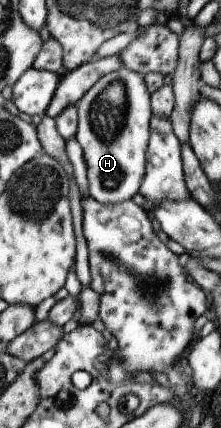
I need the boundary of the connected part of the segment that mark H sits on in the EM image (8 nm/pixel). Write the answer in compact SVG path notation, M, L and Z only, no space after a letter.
M126 67L101 76L76 102L77 129L74 138L80 145L87 178L87 194L103 204L131 199L138 192L145 171L145 152L151 119L150 92L141 74Z

